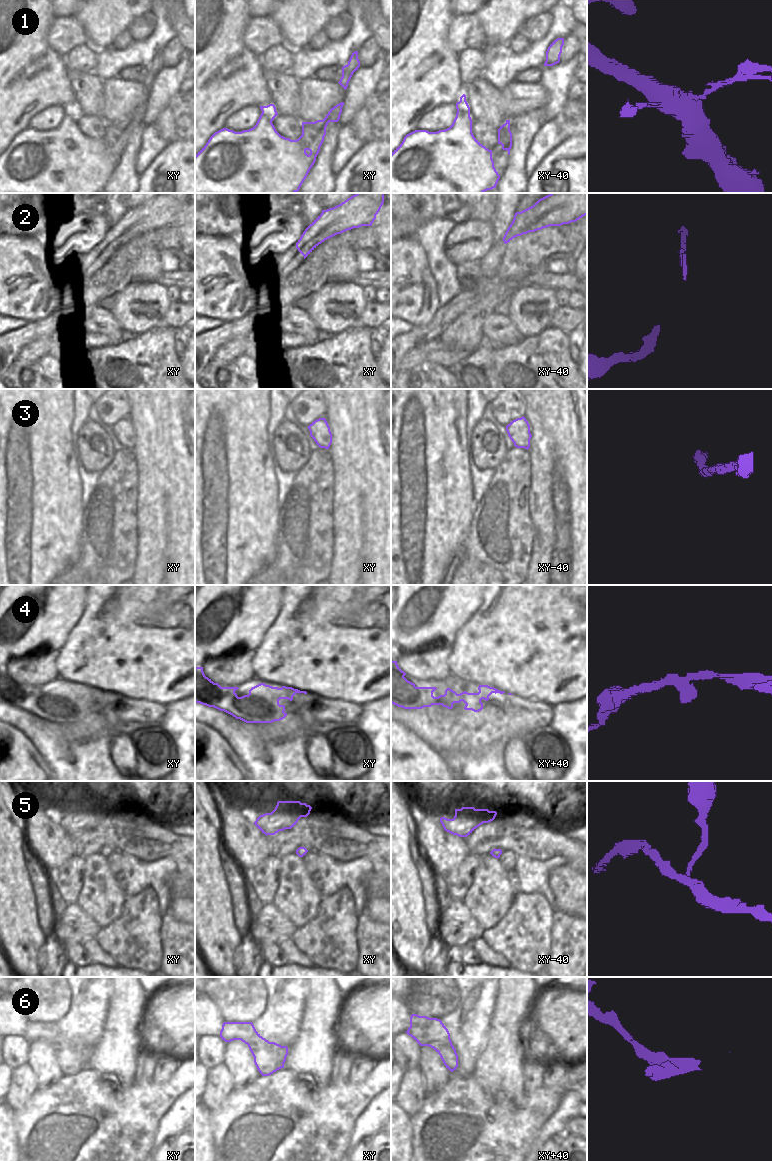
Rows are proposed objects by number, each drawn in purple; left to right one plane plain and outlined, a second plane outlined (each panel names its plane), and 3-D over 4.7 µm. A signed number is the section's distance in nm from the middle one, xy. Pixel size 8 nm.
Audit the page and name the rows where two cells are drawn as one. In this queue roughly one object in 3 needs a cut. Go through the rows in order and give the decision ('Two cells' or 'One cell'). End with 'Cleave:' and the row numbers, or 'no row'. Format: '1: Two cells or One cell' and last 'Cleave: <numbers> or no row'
1: Two cells
2: Two cells
3: One cell
4: One cell
5: One cell
6: One cell
Cleave: 1, 2.

